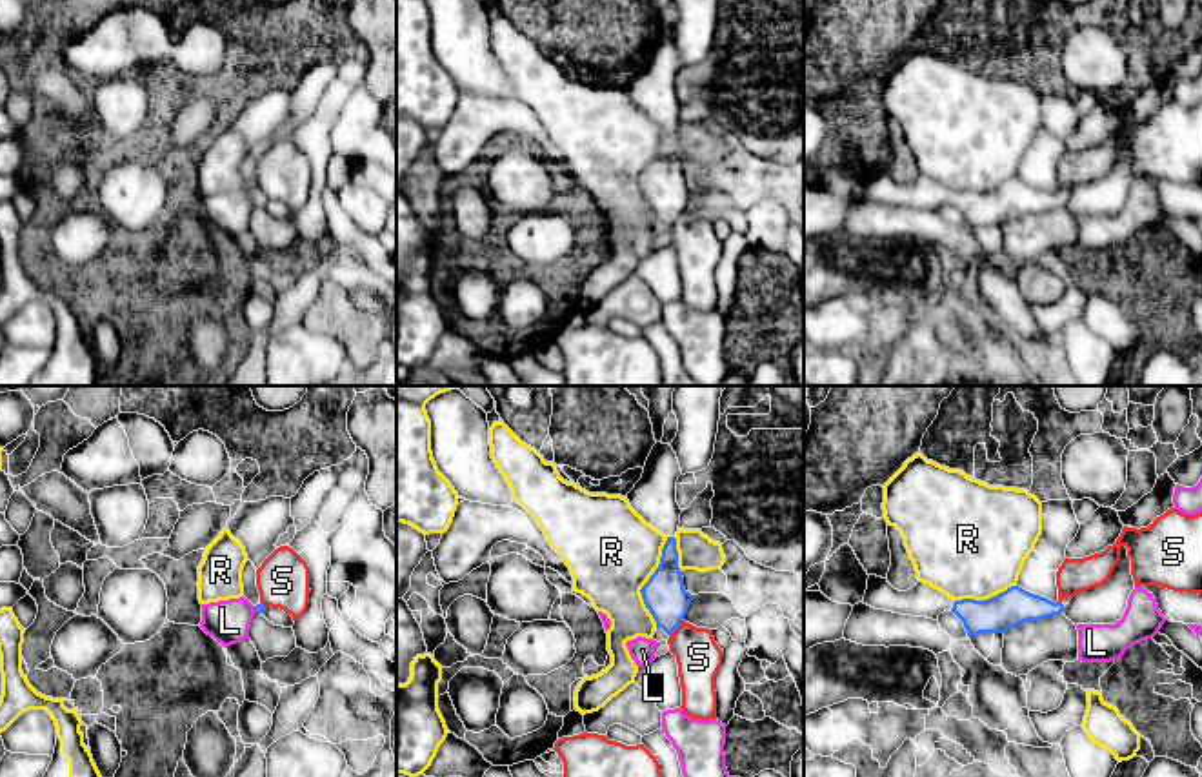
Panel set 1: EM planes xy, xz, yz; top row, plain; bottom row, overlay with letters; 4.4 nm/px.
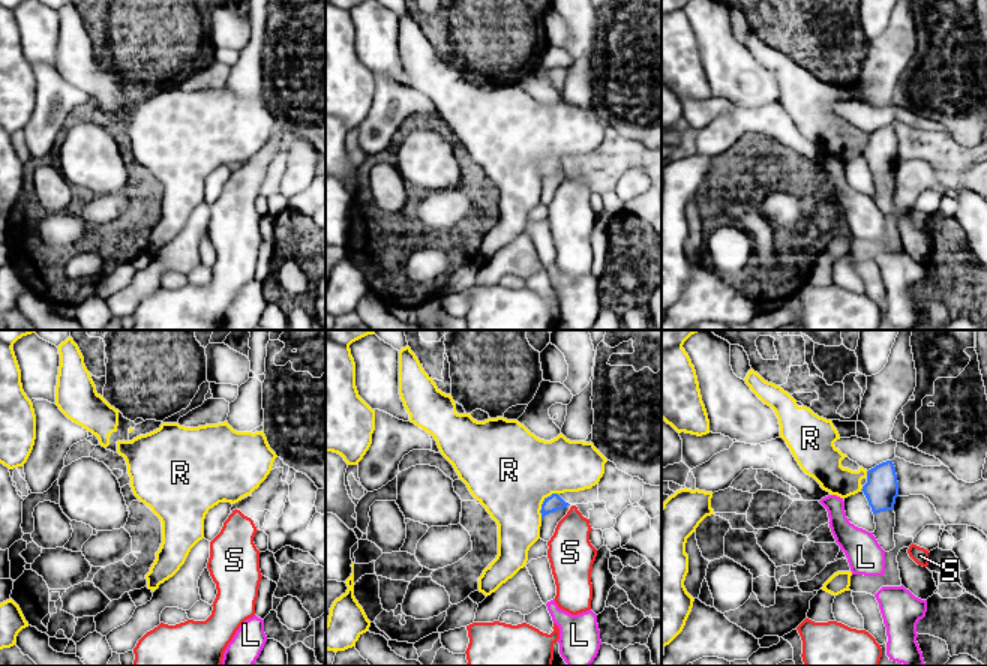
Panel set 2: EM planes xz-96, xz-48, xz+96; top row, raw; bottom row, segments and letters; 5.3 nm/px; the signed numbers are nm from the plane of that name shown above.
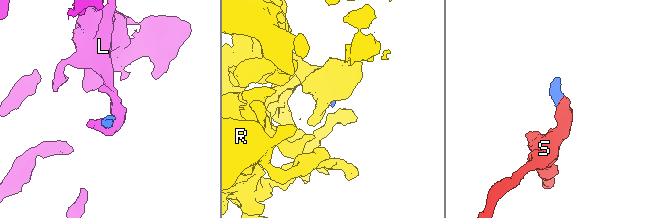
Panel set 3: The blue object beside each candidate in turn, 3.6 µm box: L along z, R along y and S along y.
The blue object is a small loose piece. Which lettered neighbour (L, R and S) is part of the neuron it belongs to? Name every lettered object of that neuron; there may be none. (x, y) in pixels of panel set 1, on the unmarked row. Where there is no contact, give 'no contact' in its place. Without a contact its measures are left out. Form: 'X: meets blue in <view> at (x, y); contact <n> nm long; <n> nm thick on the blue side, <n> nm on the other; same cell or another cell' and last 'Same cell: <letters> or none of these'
L: meets blue in xy at (255, 202); contact 40 nm long; 50 nm thick on the blue side, 190 nm on the other; another cell
R: meets blue in xz at (646, 175); contact 400 nm long; 190 nm thick on the blue side, 400 nm on the other; another cell
S: meets blue in xz at (675, 222); contact 120 nm long; 190 nm thick on the blue side, 200 nm on the other; another cell
Same cell: none of these

